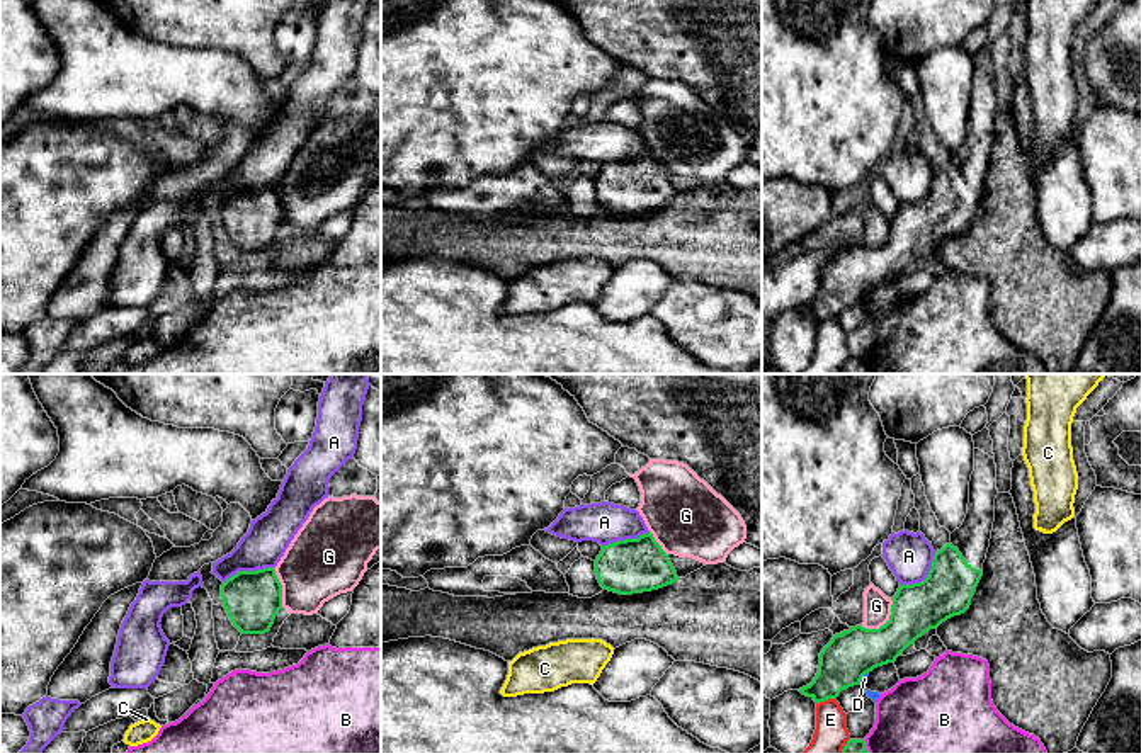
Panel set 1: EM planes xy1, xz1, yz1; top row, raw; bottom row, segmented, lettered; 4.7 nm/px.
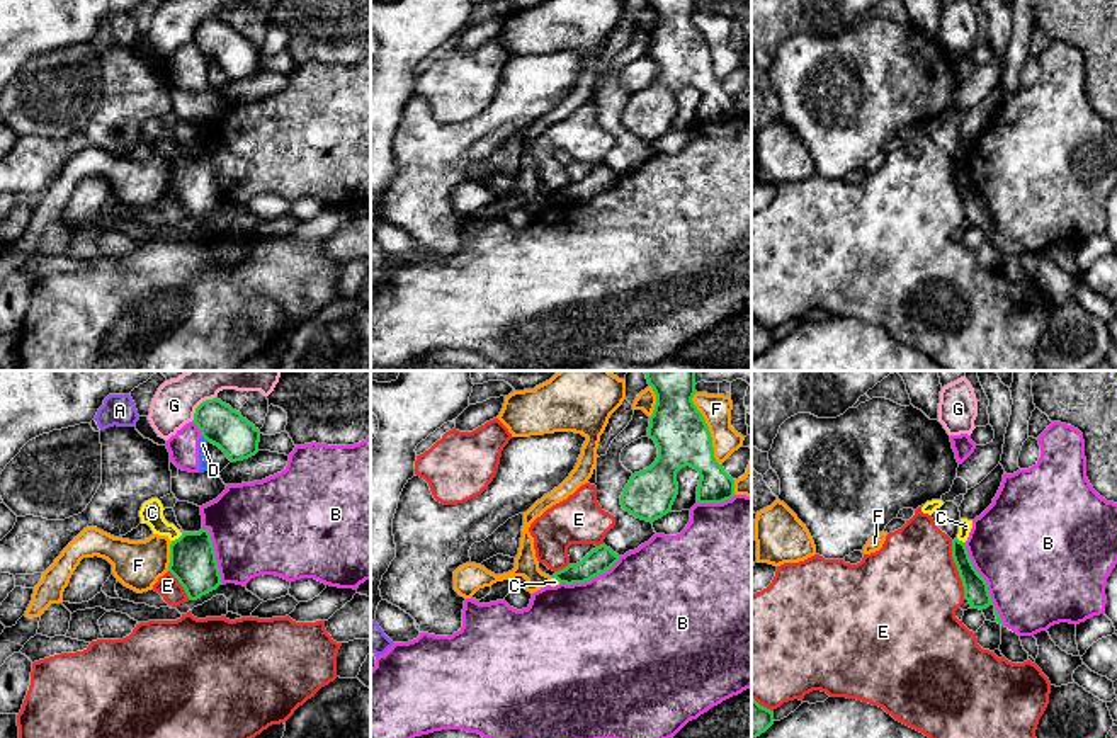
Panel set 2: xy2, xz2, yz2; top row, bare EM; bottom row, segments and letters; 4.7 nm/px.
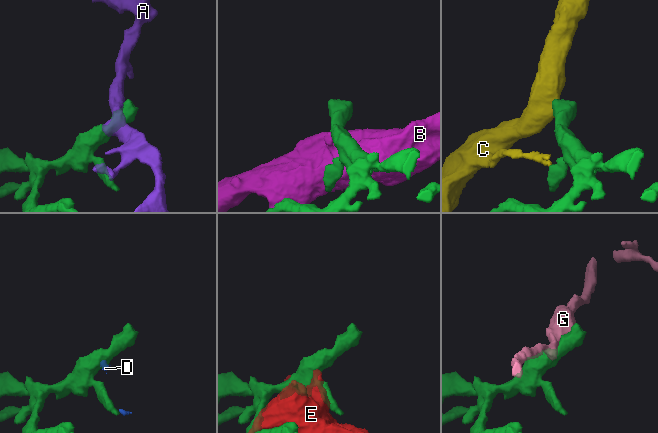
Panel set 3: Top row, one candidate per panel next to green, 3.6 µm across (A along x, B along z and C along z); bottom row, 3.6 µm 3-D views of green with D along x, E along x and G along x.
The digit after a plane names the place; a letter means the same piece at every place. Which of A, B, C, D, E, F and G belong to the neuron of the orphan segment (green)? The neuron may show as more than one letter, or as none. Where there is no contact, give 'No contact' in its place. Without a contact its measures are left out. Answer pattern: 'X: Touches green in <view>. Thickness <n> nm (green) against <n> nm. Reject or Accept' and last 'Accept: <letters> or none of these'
A: Touches green in yz1. Thickness 240 nm (green) against 220 nm. Reject
B: Touches green in yz2. Thickness 110 nm (green) against 500 nm. Reject
C: Touches green in xy2. Thickness 220 nm (green) against 110 nm. Reject
D: Touches green in xy2. Thickness 190 nm (green) against 50 nm. Reject
E: Touches green in yz2. Thickness 110 nm (green) against 480 nm. Reject
F: Touches green in xz2. Thickness 260 nm (green) against 140 nm. Reject
G: Touches green in yz1. Thickness 240 nm (green) against 130 nm. Reject
Accept: none of these

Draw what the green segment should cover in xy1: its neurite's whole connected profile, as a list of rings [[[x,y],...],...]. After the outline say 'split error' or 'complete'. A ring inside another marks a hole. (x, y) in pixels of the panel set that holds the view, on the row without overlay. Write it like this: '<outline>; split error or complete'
[[[274,187],[238,190],[223,201],[221,219],[241,253],[265,253],[282,228],[282,204]]]; complete

